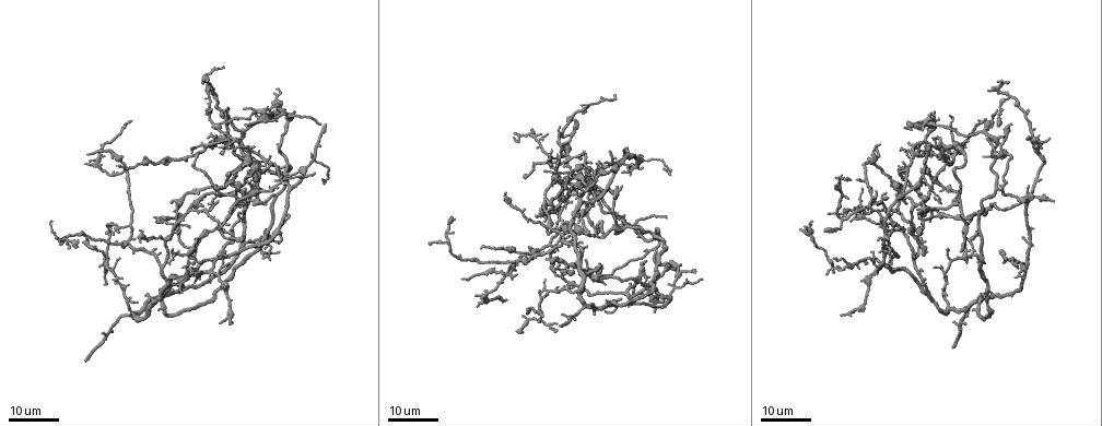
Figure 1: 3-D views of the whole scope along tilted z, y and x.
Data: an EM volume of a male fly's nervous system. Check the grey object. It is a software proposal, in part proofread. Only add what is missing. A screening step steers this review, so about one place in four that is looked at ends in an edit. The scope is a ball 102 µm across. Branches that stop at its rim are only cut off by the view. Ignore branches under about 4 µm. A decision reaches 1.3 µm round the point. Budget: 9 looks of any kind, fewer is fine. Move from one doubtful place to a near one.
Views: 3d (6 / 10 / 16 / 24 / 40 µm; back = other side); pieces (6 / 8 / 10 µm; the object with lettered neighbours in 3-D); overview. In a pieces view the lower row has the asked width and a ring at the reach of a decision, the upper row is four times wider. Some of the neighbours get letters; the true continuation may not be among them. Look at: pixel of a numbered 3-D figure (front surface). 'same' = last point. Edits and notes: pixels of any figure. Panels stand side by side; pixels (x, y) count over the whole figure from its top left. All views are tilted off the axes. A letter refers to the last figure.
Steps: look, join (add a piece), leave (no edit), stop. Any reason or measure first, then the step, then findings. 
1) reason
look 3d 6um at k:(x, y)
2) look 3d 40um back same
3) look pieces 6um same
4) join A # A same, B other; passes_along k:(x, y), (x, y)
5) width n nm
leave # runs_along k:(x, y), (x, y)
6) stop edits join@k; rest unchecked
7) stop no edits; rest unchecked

branch stops here
look 3d 16um at 1:(1030, 136)

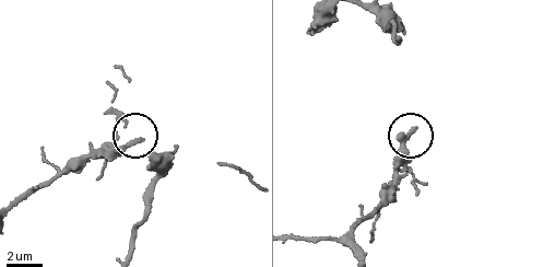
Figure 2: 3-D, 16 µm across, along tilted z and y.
look pieces 10um at 2:(414, 129)

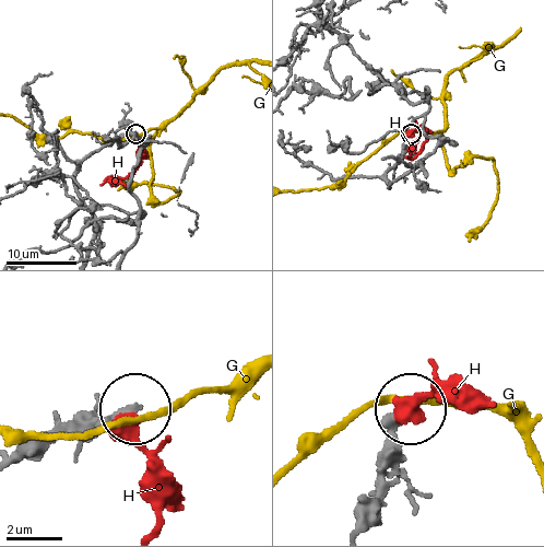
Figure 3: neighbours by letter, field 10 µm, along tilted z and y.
leave # G other, H other; none of them fits

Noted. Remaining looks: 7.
tapers out
look 3d 24um at 1:(611, 154)

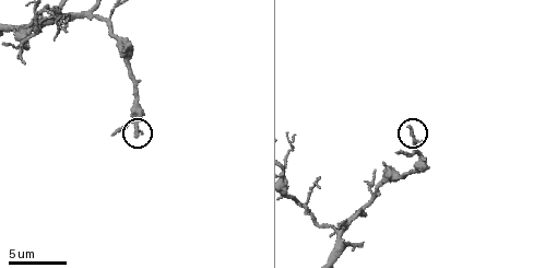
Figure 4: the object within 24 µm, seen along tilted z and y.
see the neighbours
look pieces 8um at 4:(137, 135)

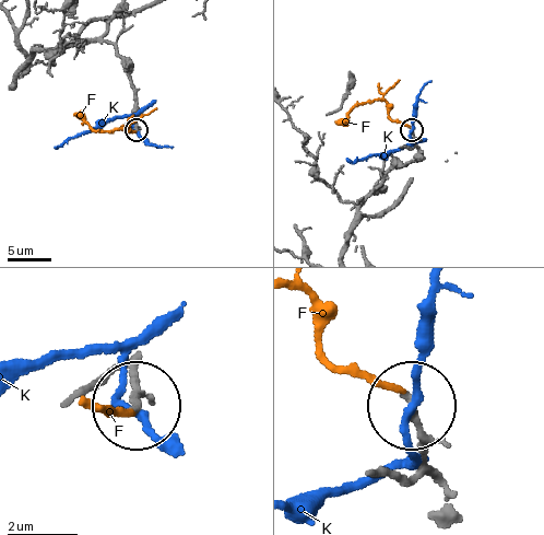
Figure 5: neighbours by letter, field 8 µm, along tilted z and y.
join F # F same, K other; passes_along 5:(415, 148), (382, 101), (358, 104), (336, 124); the neuron continues

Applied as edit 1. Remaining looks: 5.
look overview

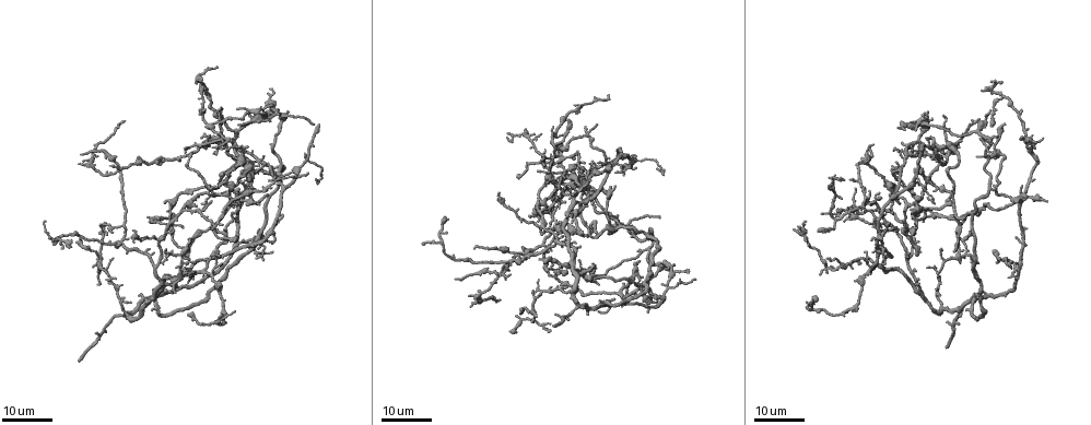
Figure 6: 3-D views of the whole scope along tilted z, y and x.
branch stops here
look 3d 16um at 6:(580, 197)

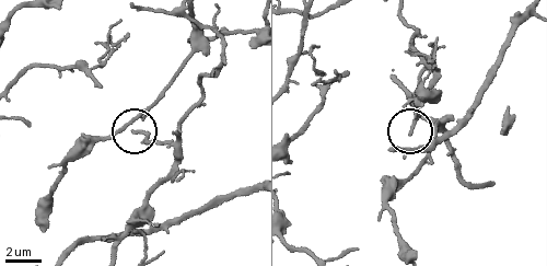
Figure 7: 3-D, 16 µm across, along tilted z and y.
look pieces 10um at 7:(135, 134)

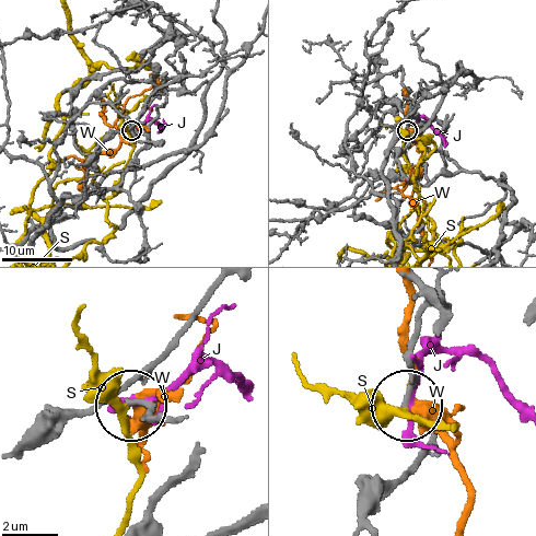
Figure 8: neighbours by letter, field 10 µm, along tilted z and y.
width 160 nm
leave # J other, S other, W other; no lettered piece goes on from it

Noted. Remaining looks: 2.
thin end
look 3d 16um at 6:(898, 127)

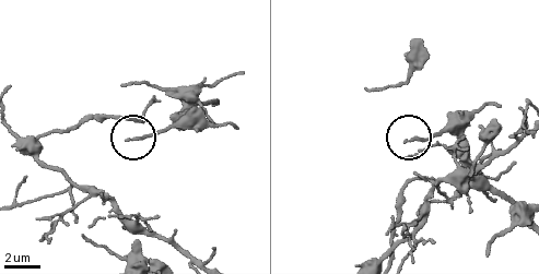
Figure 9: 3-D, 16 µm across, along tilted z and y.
look pieces 6um at 9:(404, 140)

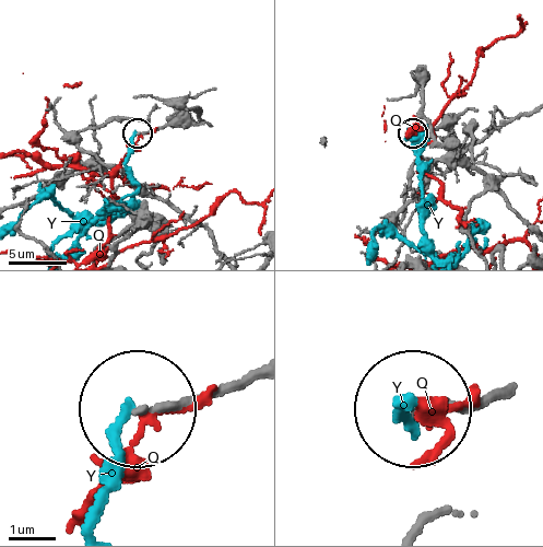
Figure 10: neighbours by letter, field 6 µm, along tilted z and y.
leave # Q other, Y other; runs_along 10:(247, 377), (141, 404); none of them fits

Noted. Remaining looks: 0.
stop edits join@5; rest unchecked

